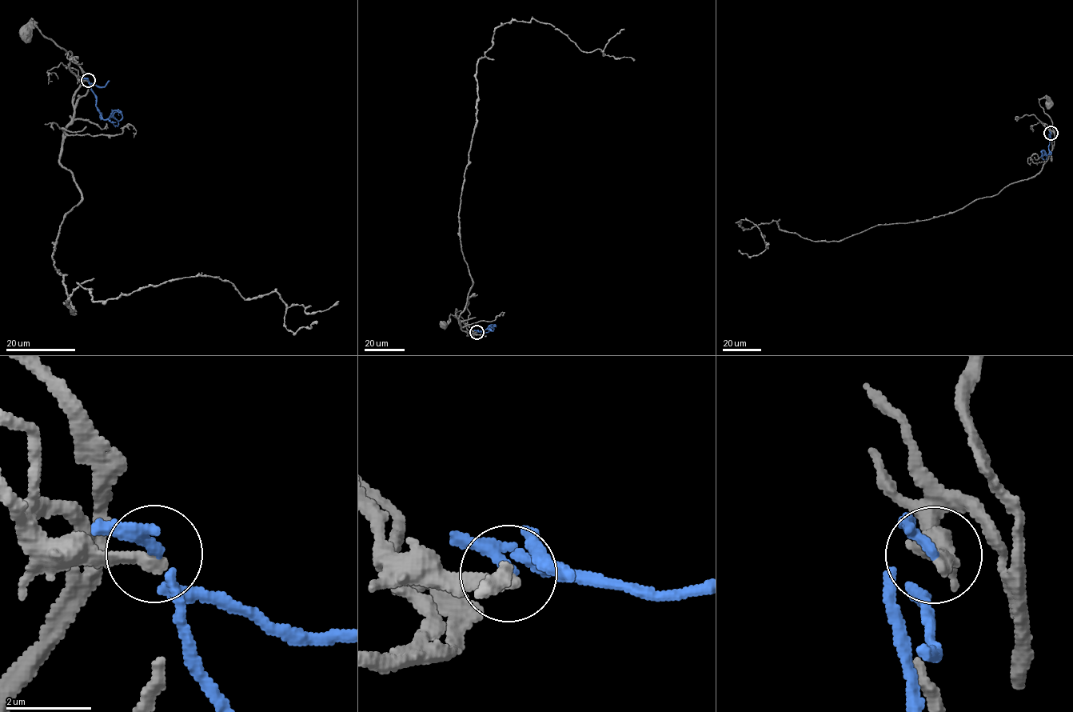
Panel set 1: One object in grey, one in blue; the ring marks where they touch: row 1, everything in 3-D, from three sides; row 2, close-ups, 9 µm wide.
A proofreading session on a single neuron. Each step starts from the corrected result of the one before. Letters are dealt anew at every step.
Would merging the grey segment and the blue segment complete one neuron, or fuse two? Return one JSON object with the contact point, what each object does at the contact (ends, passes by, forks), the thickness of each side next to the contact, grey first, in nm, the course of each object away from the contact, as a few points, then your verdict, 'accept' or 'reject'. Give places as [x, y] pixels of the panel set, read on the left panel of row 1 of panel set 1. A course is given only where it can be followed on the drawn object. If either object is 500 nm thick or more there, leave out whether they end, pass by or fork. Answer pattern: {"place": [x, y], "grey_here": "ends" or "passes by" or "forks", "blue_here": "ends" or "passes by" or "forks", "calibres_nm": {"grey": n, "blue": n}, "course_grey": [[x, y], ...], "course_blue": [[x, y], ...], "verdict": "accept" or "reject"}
{"place": [88, 80], "grey_here": "ends", "blue_here": "forks", "calibres_nm": {"grey": 320, "blue": 160}, "course_grey": [[87, 80], [78, 78], [82, 74], [81, 68], [42, 34], [37, 27], [37, 23], [26, 34]], "course_blue": [[87, 80], [100, 115], [105, 119], [118, 112], [121, 118], [117, 121]], "verdict": "reject"}

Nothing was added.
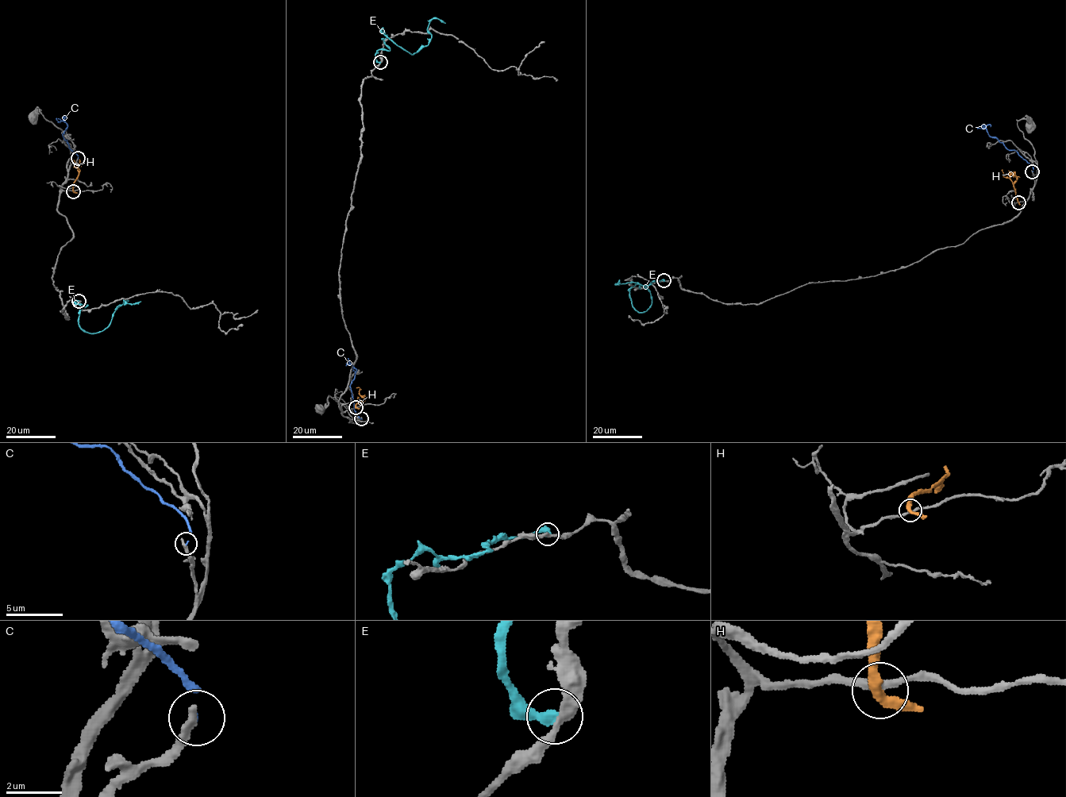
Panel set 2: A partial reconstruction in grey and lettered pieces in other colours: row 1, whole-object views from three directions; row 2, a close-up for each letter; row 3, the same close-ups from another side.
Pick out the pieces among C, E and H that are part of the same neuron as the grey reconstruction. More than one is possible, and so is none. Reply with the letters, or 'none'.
none

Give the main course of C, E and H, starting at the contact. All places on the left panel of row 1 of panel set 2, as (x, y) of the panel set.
C: (78, 159), (69, 148), (63, 134), (67, 125), (56, 118)
E: (78, 301), (73, 302), (87, 305), (78, 322), (89, 333), (104, 330), (124, 302), (140, 302)
H: (73, 191), (74, 182), (79, 170), (74, 167), (75, 163), (70, 159)

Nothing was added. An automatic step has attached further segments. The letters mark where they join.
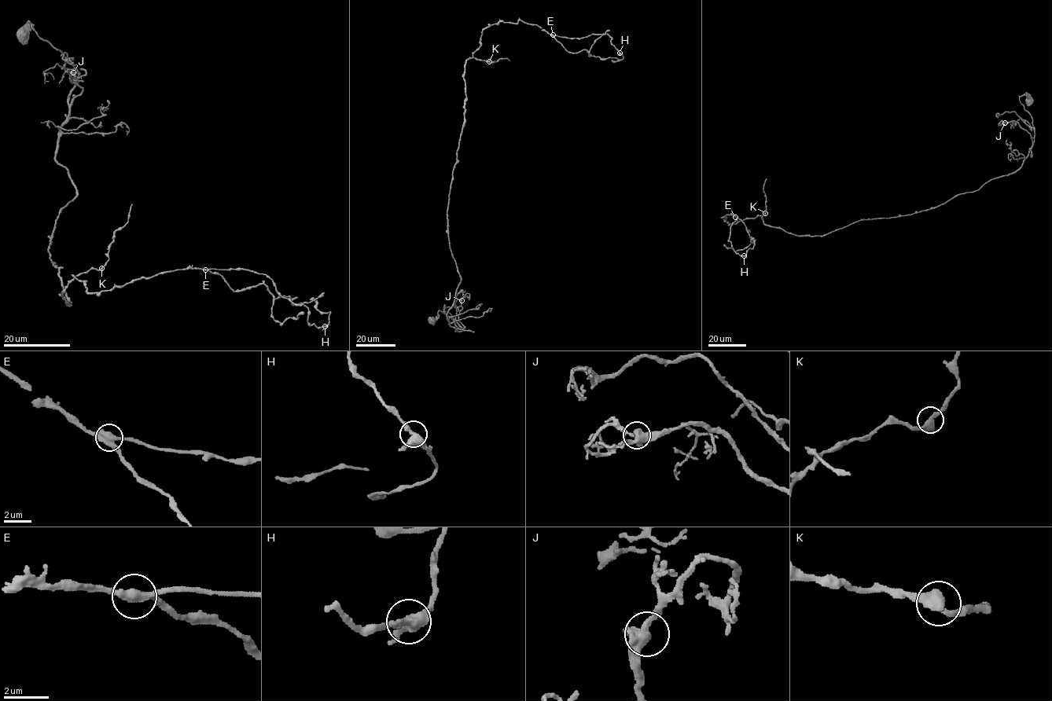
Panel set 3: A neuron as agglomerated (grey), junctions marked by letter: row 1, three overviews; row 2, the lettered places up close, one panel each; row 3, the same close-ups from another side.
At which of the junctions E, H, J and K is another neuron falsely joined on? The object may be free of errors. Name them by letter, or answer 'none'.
E

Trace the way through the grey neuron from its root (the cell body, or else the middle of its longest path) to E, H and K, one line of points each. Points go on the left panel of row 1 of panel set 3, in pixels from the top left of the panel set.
E: (23, 35), (78, 73), (55, 159), (75, 196), (48, 251), (66, 305), (73, 276), (97, 293), (205, 269)
H: (23, 35), (78, 73), (66, 305), (73, 276), (249, 269), (325, 326)
K: (23, 35), (33, 25), (78, 73), (55, 159), (75, 196), (48, 251), (66, 305), (68, 284), (102, 268)

